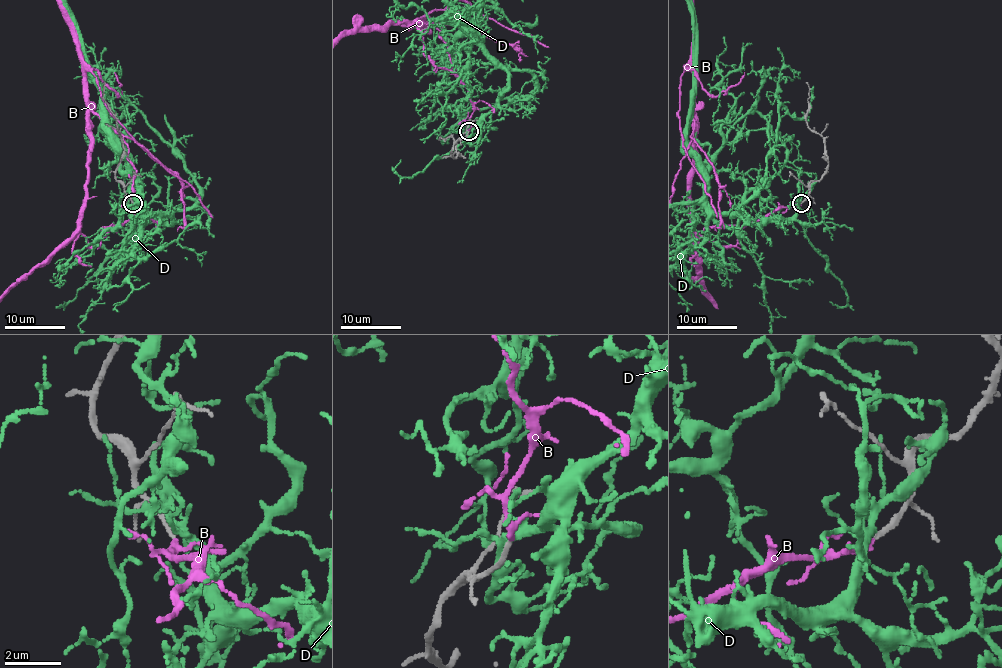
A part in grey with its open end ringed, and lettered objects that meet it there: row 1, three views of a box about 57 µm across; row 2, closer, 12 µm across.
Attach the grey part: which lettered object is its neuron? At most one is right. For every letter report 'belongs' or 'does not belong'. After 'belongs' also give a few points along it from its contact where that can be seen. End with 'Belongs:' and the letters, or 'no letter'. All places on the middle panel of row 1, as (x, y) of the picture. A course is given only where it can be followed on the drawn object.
B: belongs
D: does not belong
Belongs: B

